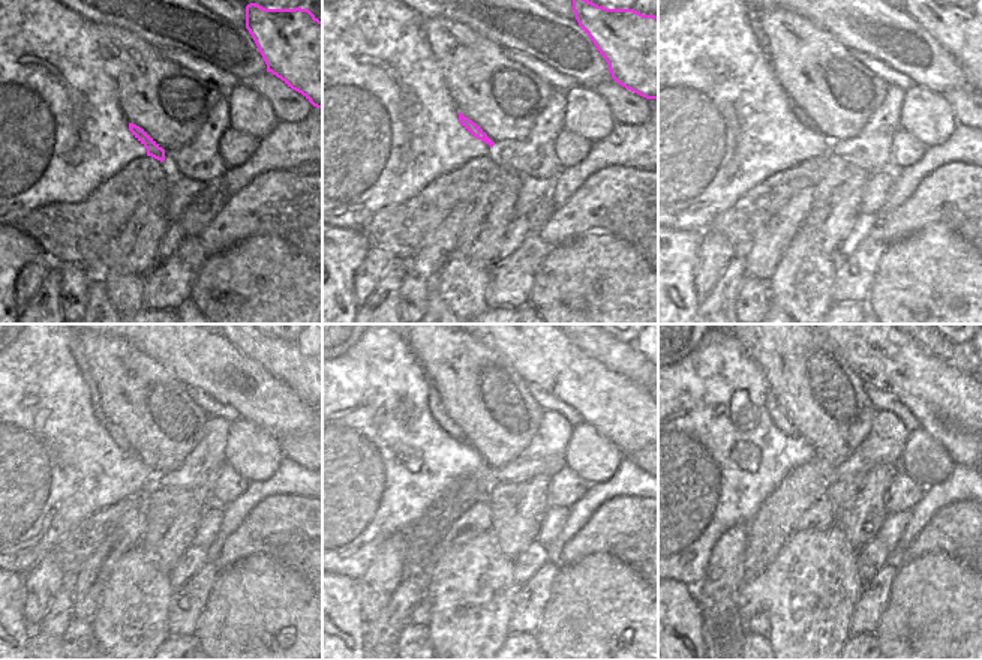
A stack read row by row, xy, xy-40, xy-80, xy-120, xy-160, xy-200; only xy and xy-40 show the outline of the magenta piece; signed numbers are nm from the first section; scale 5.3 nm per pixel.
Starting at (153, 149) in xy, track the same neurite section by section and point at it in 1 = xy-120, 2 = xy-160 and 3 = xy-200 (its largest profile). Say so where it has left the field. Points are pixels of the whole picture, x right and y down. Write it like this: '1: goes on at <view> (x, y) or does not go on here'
1: goes on at xy-120 (113, 429)
2: goes on at xy-160 (435, 405)
3: goes on at xy-200 (778, 417)

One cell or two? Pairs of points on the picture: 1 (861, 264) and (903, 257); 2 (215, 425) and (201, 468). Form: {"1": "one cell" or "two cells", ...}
{"1": "two cells", "2": "one cell"}

